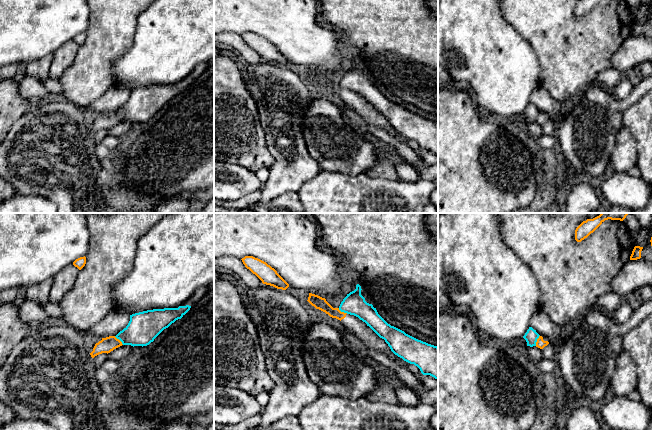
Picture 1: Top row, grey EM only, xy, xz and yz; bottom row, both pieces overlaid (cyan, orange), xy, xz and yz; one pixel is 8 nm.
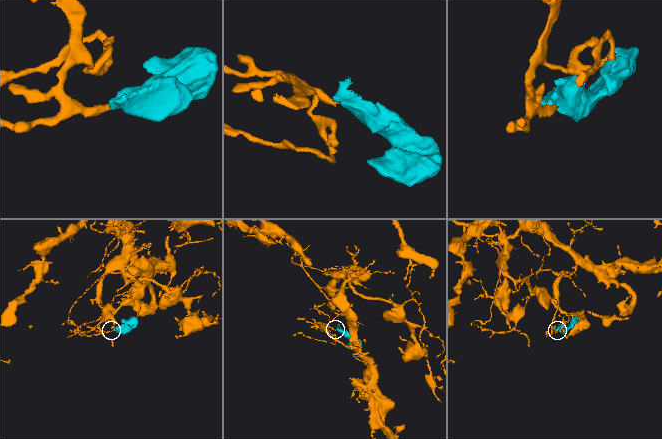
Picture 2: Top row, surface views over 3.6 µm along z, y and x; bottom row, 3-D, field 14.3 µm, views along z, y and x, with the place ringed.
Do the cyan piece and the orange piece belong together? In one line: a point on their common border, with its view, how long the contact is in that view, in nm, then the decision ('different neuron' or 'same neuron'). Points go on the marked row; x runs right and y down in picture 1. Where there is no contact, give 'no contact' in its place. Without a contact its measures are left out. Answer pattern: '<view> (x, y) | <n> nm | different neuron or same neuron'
yz (536, 340) | 90 nm | different neuron

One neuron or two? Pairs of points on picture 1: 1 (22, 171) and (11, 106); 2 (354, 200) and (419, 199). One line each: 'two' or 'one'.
1: two
2: one

